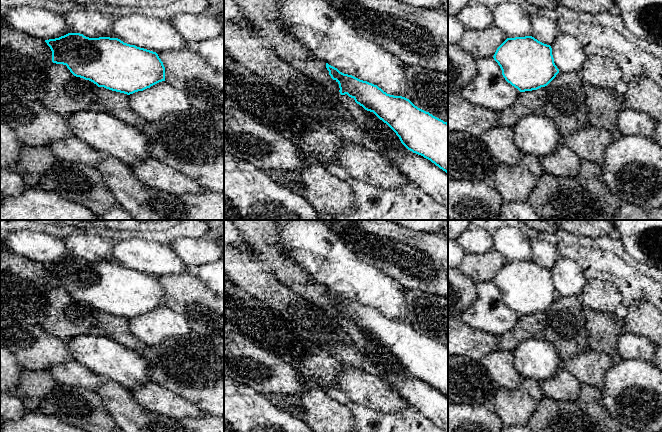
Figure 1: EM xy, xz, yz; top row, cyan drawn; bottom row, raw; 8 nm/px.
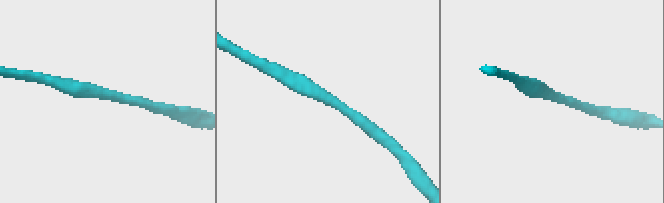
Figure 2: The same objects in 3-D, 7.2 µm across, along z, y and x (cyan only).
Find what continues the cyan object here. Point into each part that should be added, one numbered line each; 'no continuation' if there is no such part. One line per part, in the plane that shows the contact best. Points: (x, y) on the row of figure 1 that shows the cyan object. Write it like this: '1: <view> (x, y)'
no continuation

